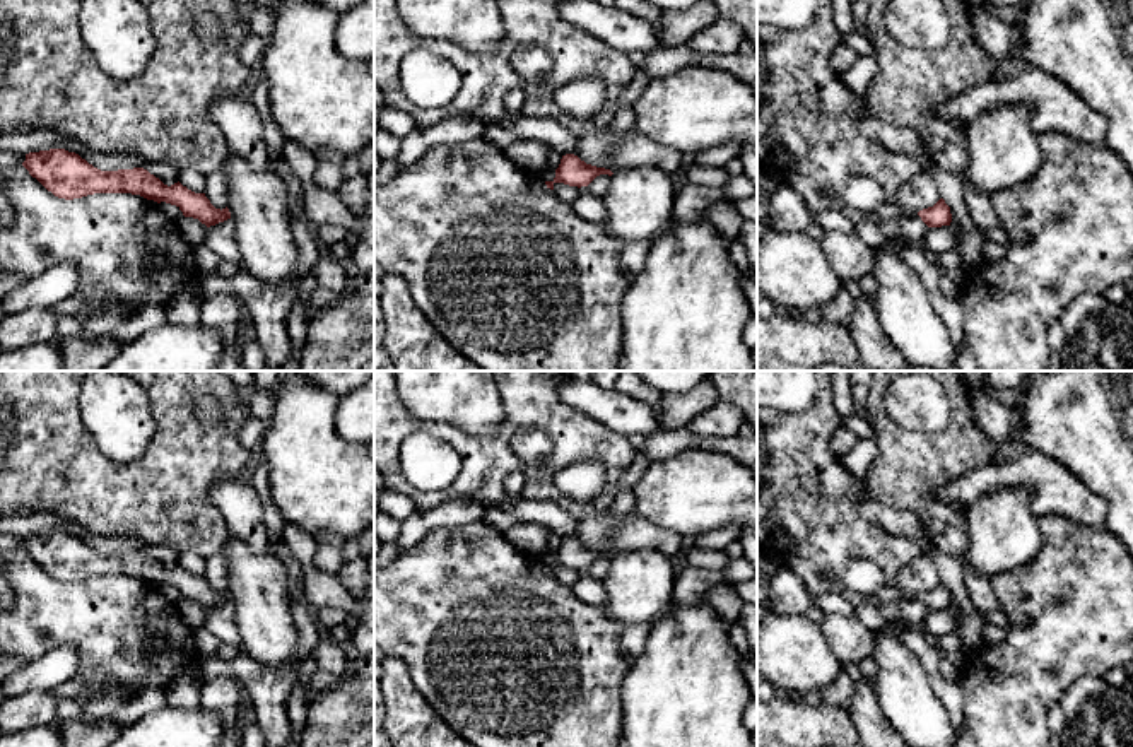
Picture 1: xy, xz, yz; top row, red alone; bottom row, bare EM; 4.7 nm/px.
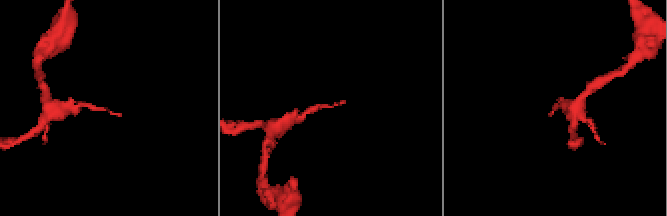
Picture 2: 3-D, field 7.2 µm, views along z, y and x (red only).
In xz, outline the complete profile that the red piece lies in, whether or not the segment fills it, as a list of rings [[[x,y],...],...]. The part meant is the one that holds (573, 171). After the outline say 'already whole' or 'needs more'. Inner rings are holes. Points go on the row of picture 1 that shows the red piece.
[[[566,154],[562,156],[559,168],[555,169],[555,178],[552,181],[545,181],[545,185],[550,190],[554,190],[555,183],[581,188],[588,186],[600,174],[612,176],[613,173],[605,168],[586,164],[574,154]]] | already whole

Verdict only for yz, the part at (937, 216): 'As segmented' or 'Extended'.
As segmented

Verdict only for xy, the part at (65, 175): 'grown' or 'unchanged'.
unchanged

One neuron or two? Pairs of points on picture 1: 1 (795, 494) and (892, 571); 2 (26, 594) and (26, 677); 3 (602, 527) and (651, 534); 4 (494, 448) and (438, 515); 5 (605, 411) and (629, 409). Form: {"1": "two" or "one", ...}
{"1": "one", "2": "two", "3": "one", "4": "two", "5": "one"}

